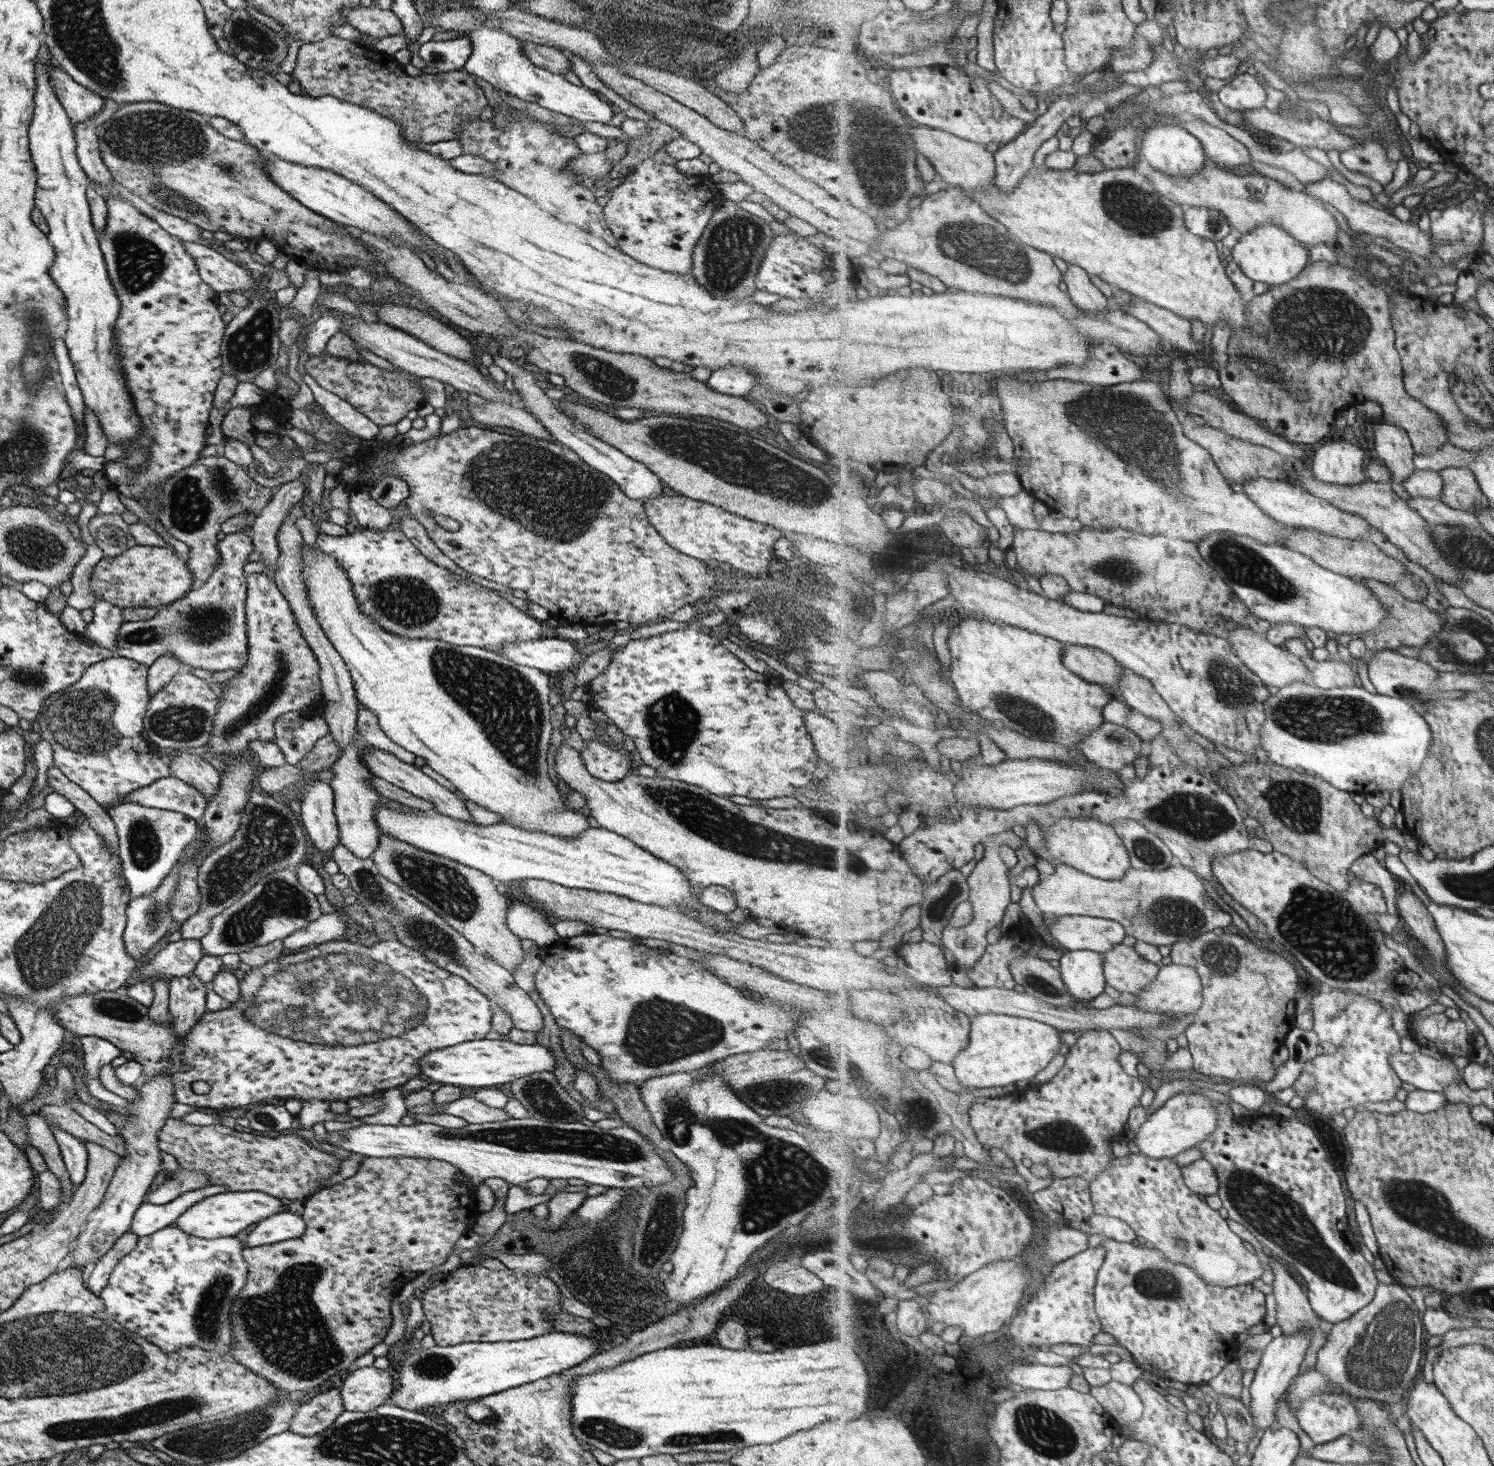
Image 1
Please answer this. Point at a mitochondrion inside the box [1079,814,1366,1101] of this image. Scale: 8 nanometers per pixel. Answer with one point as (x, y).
(1176, 916)

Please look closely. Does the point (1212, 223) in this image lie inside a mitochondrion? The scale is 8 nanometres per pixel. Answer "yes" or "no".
yes

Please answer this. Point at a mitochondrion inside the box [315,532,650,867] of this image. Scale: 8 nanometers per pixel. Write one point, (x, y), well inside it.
(504, 703)

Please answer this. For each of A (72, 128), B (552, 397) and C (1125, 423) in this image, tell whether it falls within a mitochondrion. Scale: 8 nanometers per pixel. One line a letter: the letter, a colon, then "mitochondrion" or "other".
A: other
B: other
C: mitochondrion

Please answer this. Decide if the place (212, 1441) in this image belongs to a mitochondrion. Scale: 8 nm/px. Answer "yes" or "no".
yes

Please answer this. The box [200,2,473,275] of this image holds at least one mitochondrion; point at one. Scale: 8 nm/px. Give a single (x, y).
(244, 34)

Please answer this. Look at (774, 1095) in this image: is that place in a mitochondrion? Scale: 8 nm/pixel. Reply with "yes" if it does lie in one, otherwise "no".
yes

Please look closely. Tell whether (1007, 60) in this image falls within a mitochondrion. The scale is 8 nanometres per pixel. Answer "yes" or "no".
no

